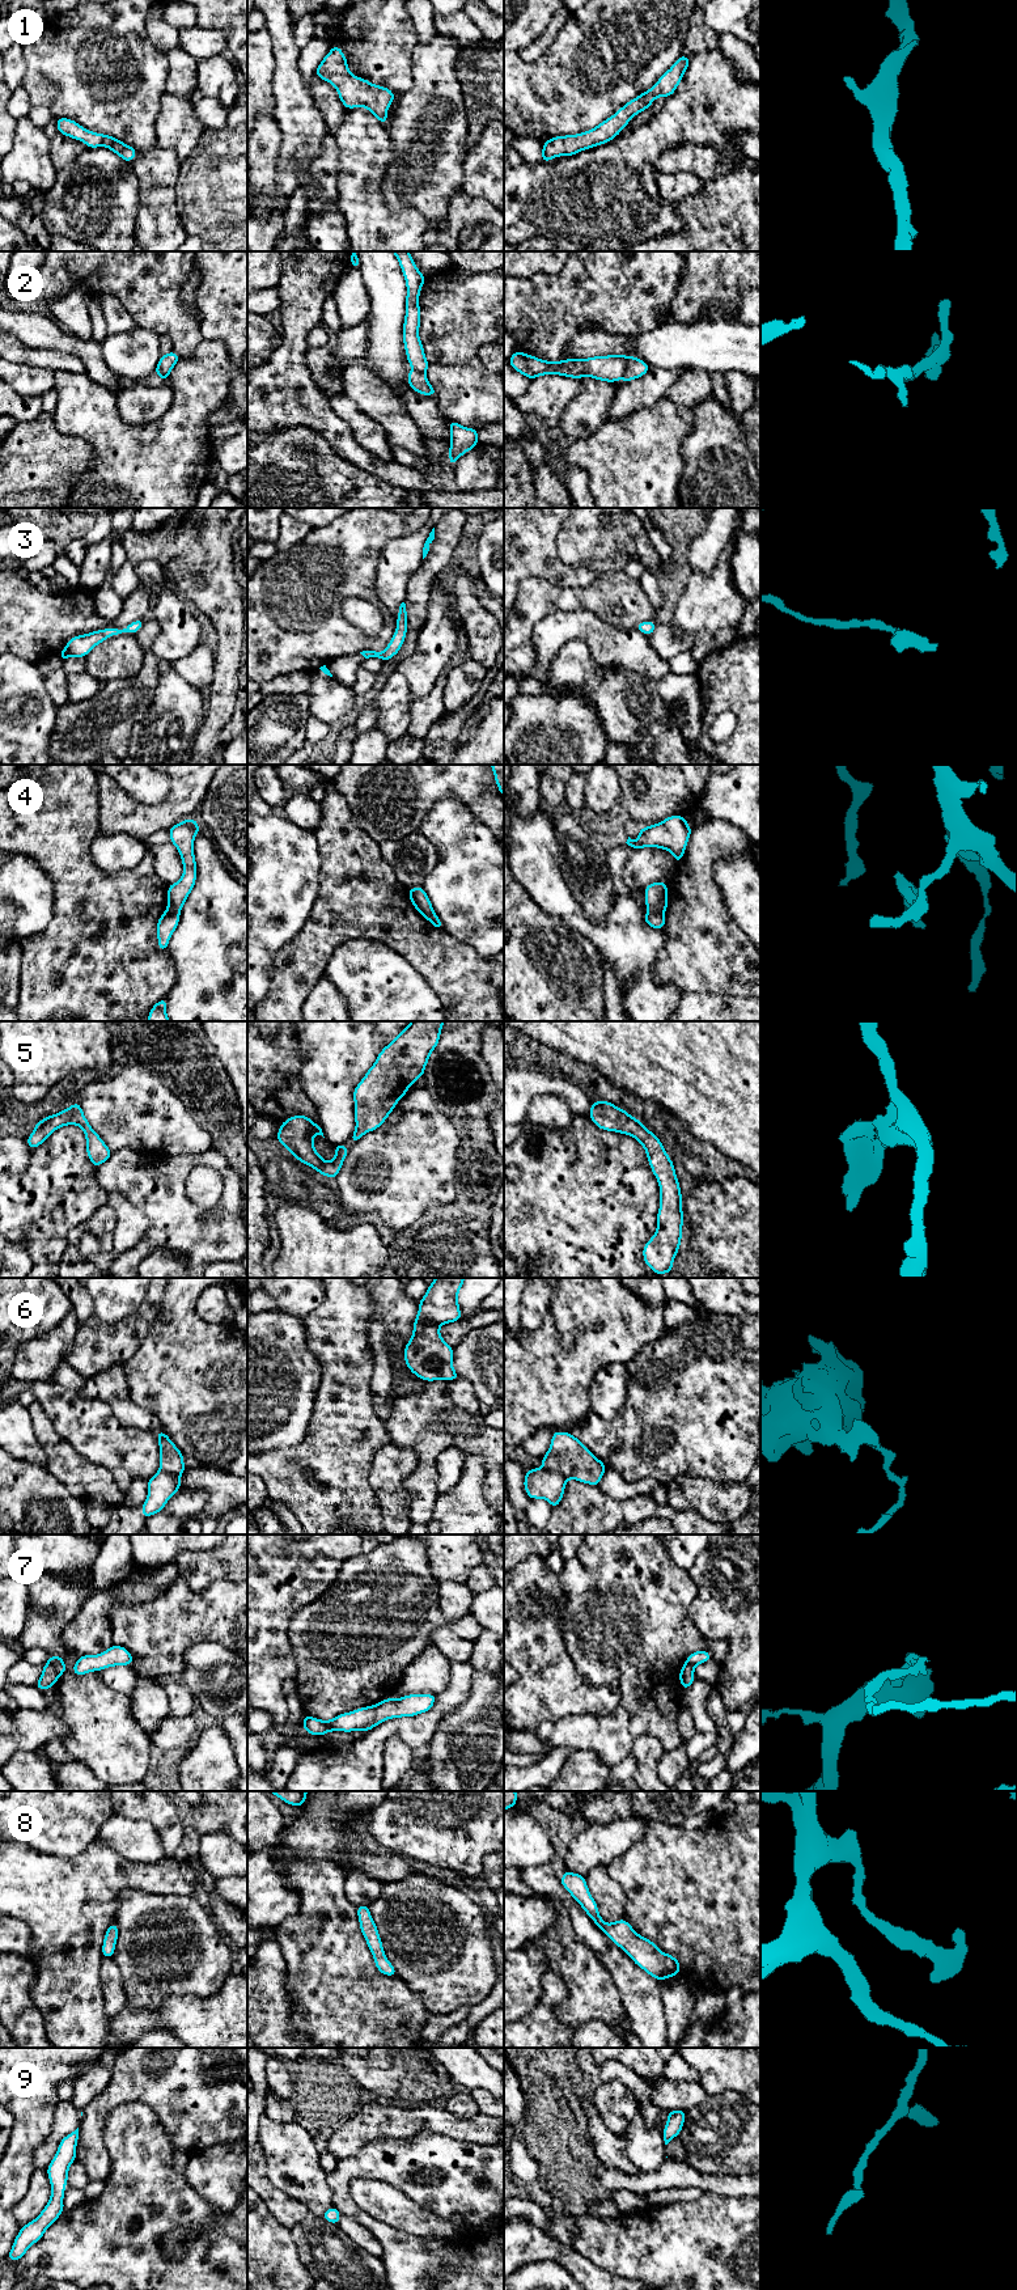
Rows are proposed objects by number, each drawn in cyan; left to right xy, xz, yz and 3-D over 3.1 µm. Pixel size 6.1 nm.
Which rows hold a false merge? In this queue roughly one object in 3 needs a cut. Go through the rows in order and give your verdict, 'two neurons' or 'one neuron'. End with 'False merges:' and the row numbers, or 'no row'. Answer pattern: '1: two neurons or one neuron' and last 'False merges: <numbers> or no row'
1: one neuron
2: two neurons
3: one neuron
4: one neuron
5: one neuron
6: two neurons
7: two neurons
8: one neuron
9: one neuron
False merges: 2, 6, 7

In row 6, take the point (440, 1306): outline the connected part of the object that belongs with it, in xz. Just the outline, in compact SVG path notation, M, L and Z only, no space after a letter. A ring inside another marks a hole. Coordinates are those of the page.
M436 1278L421 1300L414 1321L412 1336L420 1333L425 1324L444 1325L462 1318L458 1291L465 1278Z

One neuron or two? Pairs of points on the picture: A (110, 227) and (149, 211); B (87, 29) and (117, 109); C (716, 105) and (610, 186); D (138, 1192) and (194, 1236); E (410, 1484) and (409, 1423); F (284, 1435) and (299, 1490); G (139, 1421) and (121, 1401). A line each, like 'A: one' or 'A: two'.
A: two
B: one
C: one
D: one
E: one
F: two
G: one

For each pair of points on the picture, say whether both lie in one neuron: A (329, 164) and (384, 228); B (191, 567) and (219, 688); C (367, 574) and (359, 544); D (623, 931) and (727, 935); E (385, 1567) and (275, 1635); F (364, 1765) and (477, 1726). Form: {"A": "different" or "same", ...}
{"A": "different", "B": "same", "C": "same", "D": "different", "E": "different", "F": "different"}

